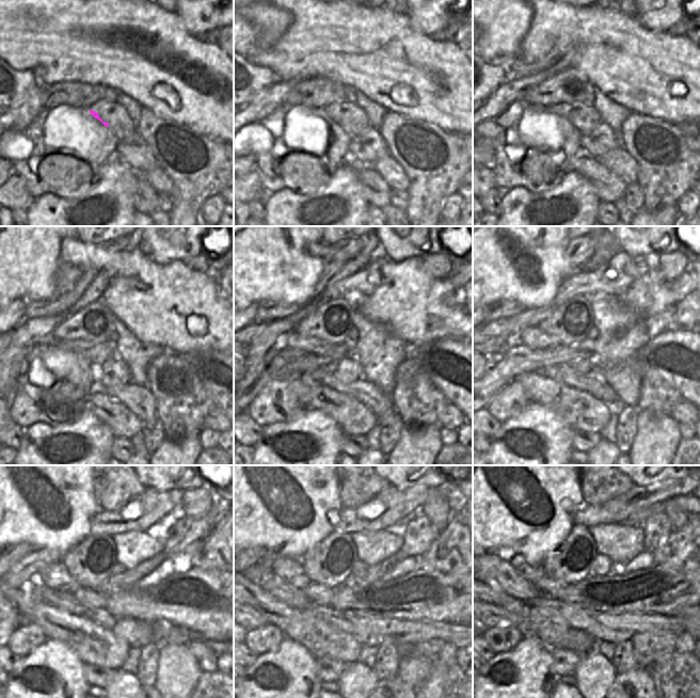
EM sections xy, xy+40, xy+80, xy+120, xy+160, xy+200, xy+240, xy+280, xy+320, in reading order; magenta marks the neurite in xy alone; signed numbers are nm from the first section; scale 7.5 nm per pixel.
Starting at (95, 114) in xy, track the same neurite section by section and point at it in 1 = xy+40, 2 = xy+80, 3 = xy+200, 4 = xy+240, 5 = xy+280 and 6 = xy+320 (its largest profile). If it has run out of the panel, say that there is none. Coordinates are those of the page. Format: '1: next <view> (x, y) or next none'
1: next xy+40 (333, 115)
2: next xy+80 (571, 115)
3: next xy+200 (515, 361)
4: next xy+240 (186, 530)
5: next xy+280 (420, 533)
6: next xy+320 (657, 527)

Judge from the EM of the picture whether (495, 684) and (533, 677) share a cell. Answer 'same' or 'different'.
same

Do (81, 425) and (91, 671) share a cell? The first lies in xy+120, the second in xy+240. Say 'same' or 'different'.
different

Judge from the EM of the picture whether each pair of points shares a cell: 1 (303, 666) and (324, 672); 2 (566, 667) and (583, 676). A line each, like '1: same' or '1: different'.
1: different
2: different

